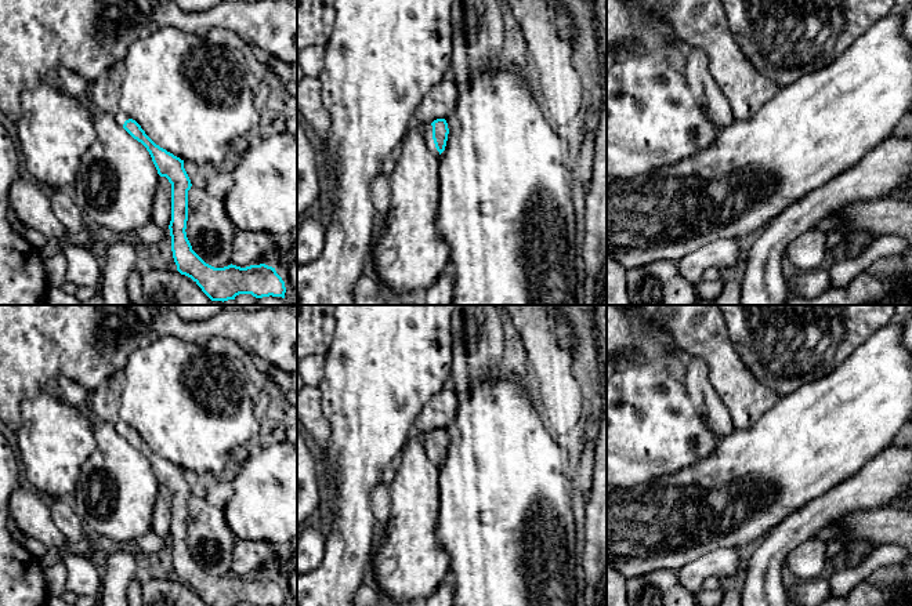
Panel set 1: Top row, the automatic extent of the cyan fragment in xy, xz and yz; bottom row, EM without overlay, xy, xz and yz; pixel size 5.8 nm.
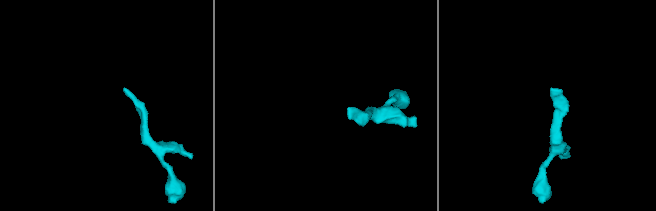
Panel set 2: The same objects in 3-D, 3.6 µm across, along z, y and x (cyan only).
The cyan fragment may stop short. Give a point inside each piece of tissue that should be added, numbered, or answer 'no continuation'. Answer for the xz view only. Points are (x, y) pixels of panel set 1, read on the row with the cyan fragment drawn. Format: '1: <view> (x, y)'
1: xz (427, 129)

